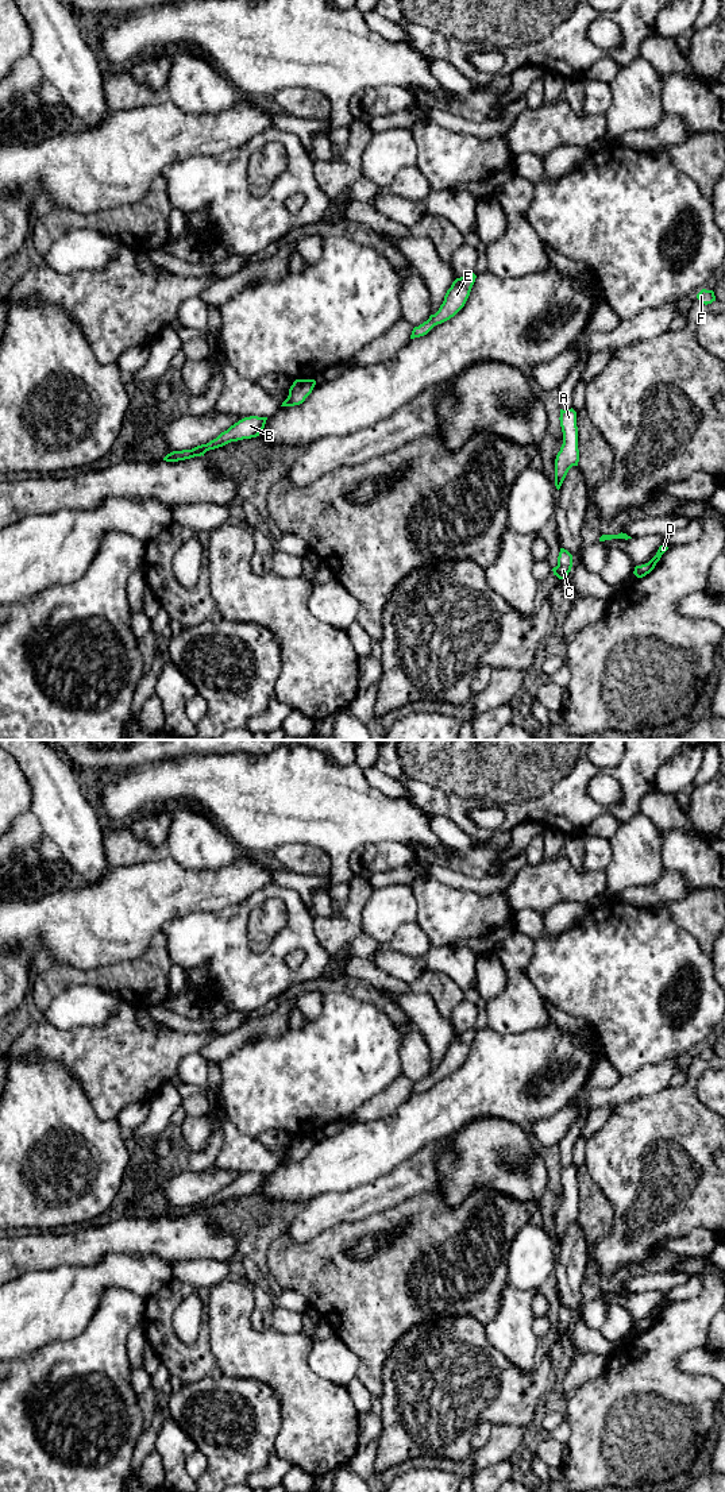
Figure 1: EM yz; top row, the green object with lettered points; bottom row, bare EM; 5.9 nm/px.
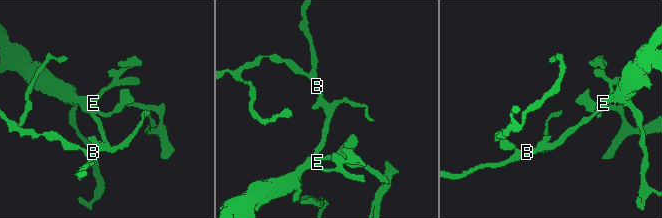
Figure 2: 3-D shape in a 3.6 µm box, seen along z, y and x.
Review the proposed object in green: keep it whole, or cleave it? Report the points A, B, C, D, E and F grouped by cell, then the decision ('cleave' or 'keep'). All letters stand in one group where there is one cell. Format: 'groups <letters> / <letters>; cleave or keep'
groups A B C D E F; keep

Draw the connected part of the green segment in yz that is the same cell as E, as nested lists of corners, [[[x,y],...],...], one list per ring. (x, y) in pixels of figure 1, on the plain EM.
[[[468,1029],[464,1033],[456,1034],[444,1052],[444,1057],[435,1071],[431,1071],[427,1077],[414,1083],[410,1095],[427,1091],[435,1082],[441,1080],[454,1073],[466,1060],[477,1032]]]

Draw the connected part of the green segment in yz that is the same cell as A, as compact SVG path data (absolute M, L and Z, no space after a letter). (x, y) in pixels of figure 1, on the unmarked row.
M571 1164L567 1167L560 1165L560 1183L563 1188L563 1200L555 1215L555 1242L559 1246L568 1226L578 1222L578 1183L576 1168Z

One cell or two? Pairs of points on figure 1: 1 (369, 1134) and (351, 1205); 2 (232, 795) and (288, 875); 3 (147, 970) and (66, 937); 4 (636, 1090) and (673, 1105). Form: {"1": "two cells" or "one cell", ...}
{"1": "two cells", "2": "two cells", "3": "two cells", "4": "two cells"}

